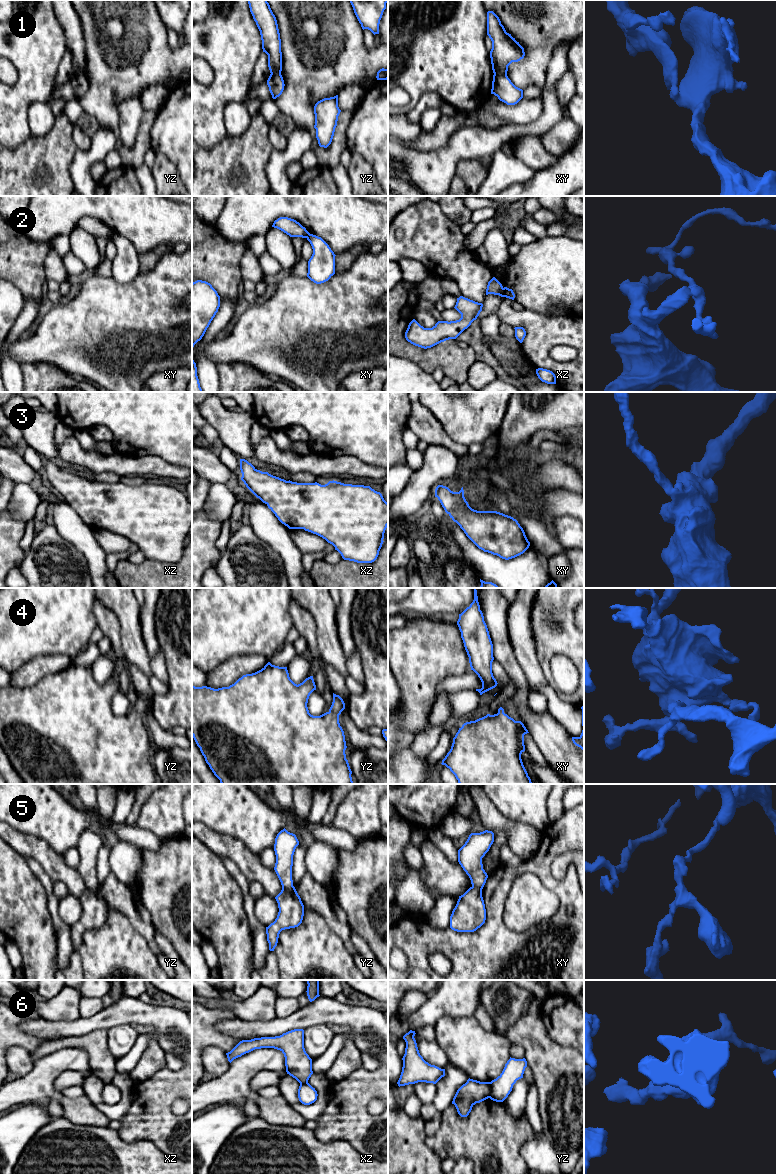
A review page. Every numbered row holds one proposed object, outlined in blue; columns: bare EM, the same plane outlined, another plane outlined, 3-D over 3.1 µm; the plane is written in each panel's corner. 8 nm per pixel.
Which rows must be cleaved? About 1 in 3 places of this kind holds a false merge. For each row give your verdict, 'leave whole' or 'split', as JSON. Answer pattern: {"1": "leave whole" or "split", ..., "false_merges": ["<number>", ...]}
{"1": "split", "2": "split", "3": "leave whole", "4": "leave whole", "5": "split", "6": "split", "false_merges": ["1", "2", "5", "6"]}

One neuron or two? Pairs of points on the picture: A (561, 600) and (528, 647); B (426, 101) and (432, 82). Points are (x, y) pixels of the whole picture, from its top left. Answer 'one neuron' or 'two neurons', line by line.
A: two neurons
B: two neurons

